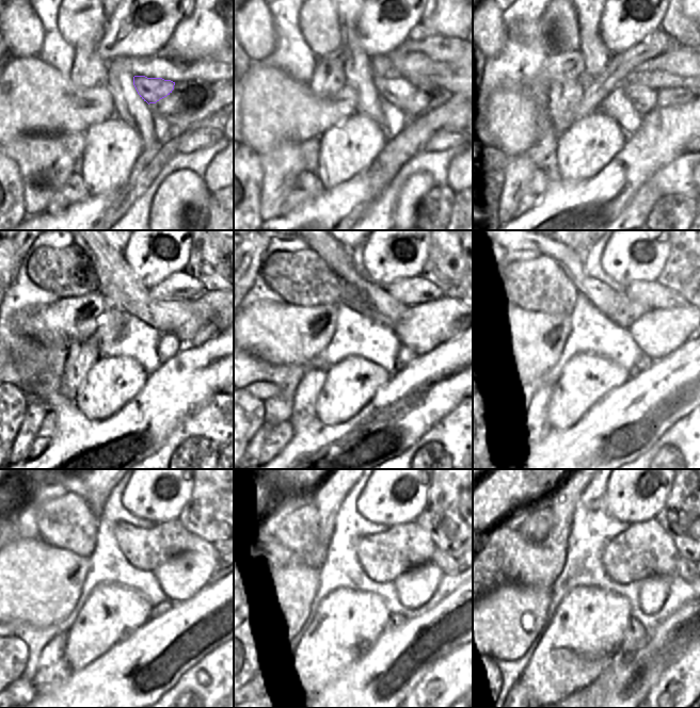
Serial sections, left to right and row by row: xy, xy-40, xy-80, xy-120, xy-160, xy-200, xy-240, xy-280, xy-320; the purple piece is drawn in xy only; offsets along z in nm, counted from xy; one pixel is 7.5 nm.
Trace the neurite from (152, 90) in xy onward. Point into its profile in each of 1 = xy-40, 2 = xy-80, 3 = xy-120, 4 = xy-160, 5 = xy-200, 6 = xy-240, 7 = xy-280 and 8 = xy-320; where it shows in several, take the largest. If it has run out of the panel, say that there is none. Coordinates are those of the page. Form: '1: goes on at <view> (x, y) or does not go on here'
1: goes on at xy-40 (397, 91)
2: goes on at xy-80 (643, 99)
3: goes on at xy-120 (169, 344)
4: goes on at xy-160 (404, 356)
5: goes on at xy-200 (643, 363)
6: goes on at xy-240 (156, 611)
7: goes on at xy-280 (395, 620)
8: goes on at xy-320 (637, 634)

